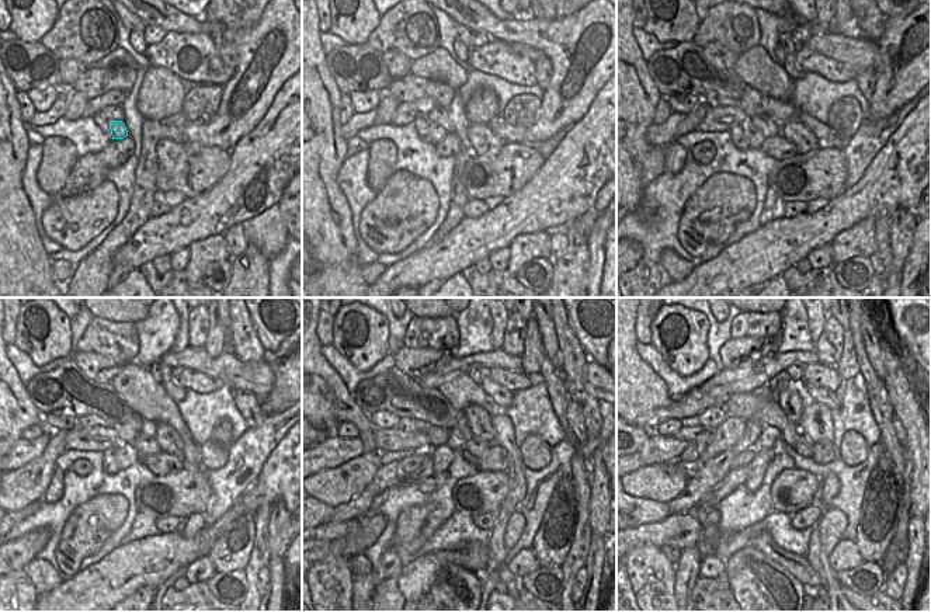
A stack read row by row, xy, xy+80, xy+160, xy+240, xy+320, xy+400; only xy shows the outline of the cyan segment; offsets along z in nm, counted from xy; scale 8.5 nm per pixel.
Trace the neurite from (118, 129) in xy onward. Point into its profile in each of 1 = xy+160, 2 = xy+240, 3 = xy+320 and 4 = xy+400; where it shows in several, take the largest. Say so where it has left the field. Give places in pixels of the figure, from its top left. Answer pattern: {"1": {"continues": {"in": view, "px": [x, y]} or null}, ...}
{"1": {"continues": {"in": "xy+160", "px": [754, 136]}}, "2": {"continues": {"in": "xy+240", "px": [128, 455]}}, "3": {"continues": {"in": "xy+320", "px": [443, 455]}}, "4": {"continues": {"in": "xy+400", "px": [756, 469]}}}

